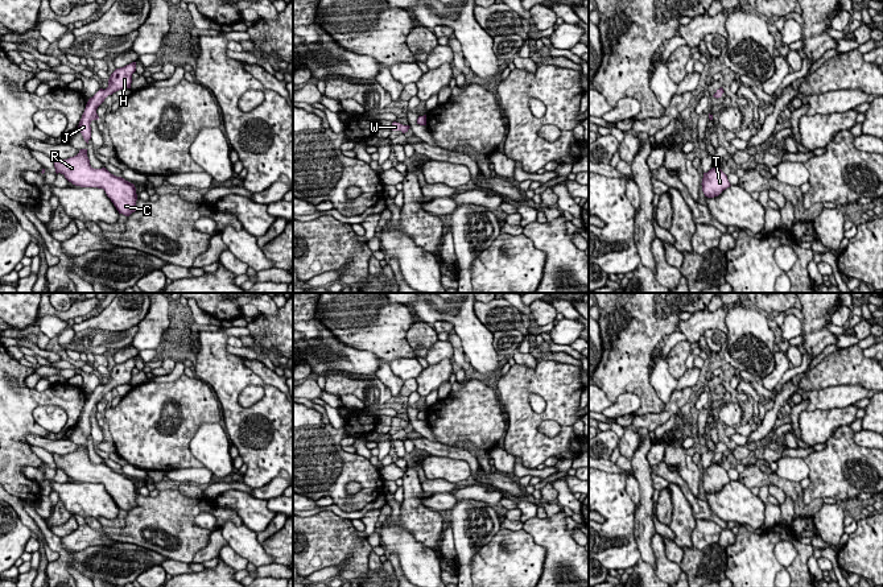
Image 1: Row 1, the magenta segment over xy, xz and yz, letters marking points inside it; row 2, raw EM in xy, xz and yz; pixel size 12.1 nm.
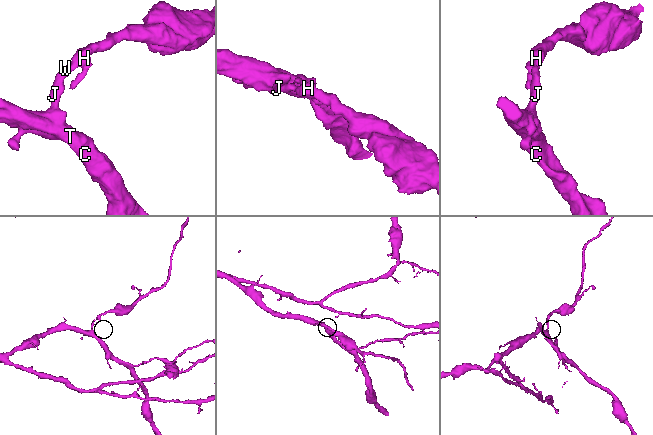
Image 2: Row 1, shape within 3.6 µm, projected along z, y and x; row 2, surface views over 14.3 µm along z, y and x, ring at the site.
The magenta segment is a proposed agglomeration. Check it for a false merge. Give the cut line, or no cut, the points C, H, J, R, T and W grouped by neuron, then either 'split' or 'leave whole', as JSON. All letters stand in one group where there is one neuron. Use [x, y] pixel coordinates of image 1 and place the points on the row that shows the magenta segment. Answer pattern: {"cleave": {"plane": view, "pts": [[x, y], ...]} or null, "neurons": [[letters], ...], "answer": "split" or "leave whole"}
{"cleave": null, "neurons": [["C", "H", "J", "R", "T", "W"]], "answer": "leave whole"}

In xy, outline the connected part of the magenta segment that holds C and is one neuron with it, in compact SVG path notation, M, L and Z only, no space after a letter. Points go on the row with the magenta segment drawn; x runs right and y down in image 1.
M87 149L67 160L53 158L55 173L61 173L75 186L103 189L119 214L129 216L137 211L136 187L121 177L111 174L106 168L94 169Z

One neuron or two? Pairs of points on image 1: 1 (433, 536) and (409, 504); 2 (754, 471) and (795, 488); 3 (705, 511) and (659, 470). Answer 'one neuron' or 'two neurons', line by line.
1: one neuron
2: one neuron
3: one neuron

